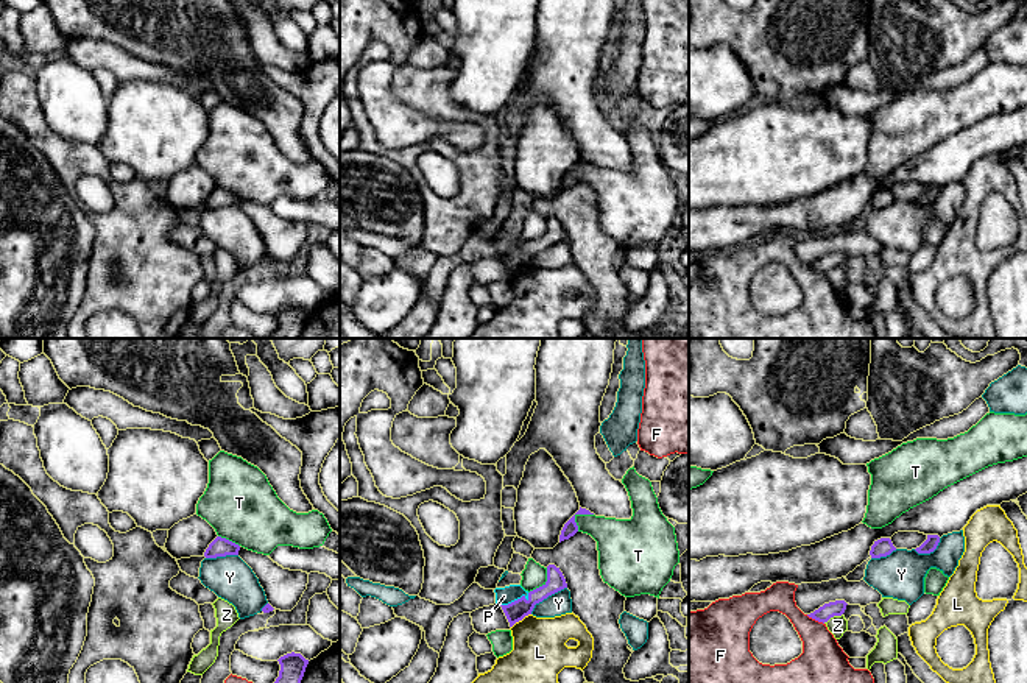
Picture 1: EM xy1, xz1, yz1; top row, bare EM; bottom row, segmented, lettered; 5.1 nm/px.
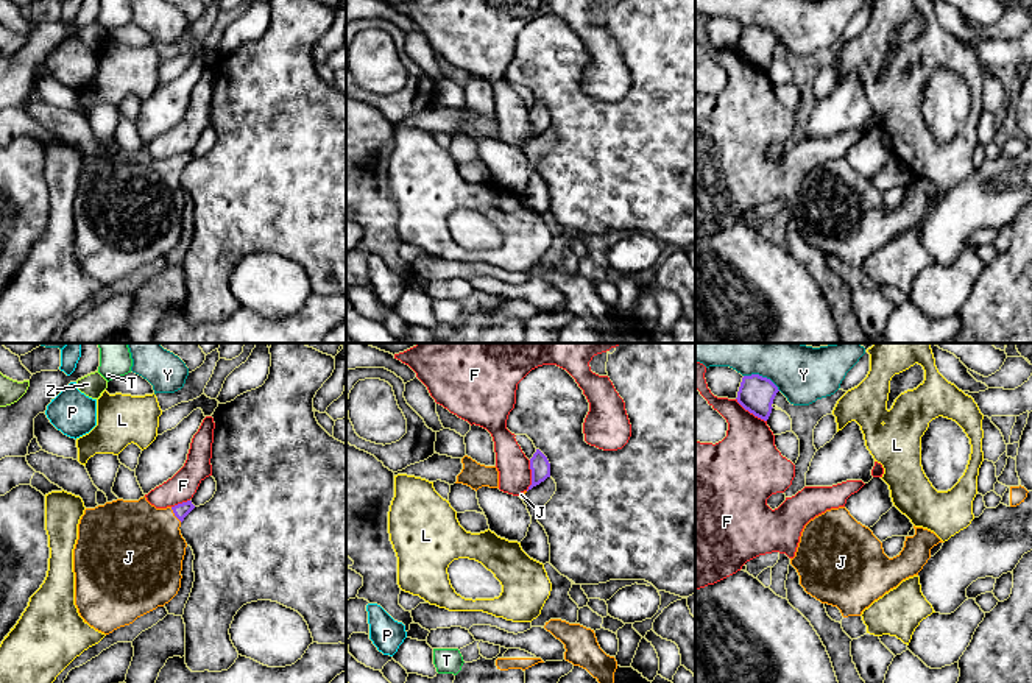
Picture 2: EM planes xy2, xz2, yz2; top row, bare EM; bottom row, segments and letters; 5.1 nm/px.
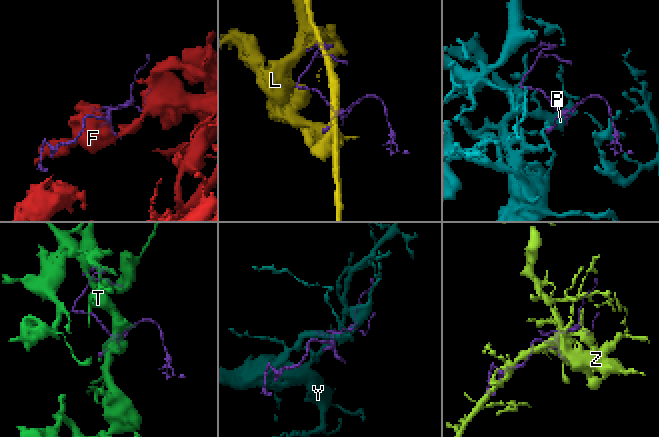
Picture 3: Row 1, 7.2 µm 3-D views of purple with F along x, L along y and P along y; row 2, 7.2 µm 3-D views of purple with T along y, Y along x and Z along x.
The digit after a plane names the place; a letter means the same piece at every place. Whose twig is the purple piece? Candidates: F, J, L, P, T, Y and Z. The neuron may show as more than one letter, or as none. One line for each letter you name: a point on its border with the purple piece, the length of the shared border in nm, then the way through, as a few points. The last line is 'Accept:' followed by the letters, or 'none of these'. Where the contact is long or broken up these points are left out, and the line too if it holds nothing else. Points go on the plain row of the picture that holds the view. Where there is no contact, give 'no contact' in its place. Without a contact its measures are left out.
J: meets purple in xy2 at (175, 166); contact 100 nm long; runs through xy2 (181, 161), (175, 166), (139, 198)
Accept: J

